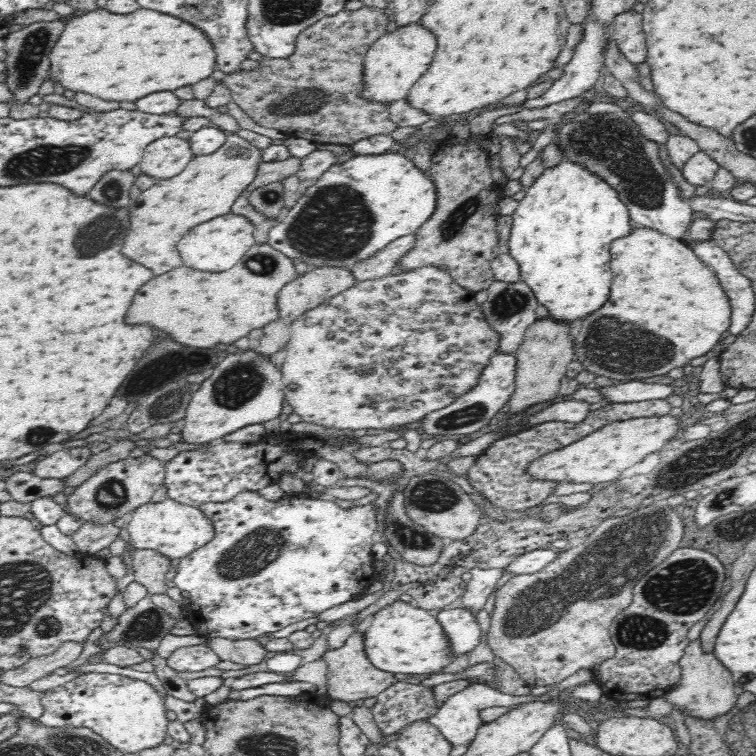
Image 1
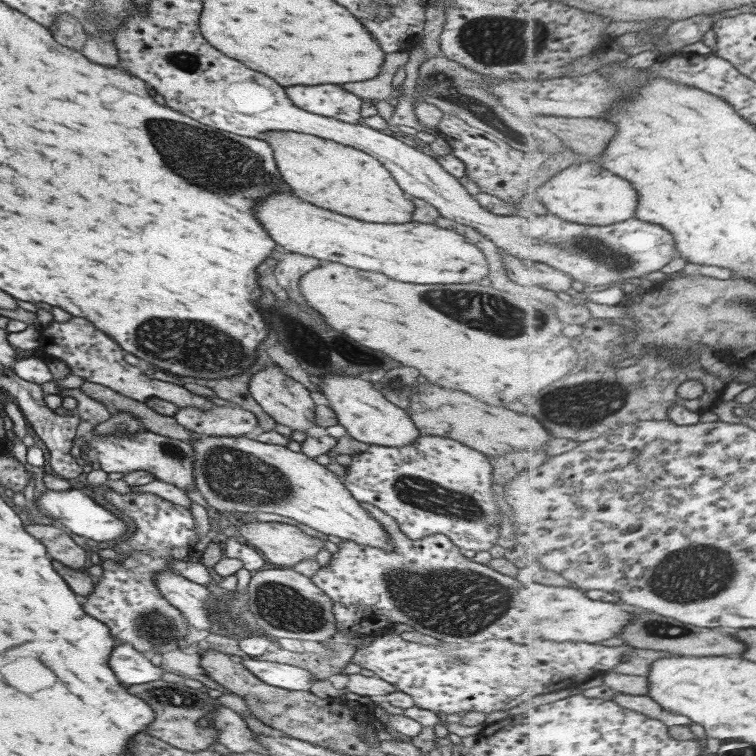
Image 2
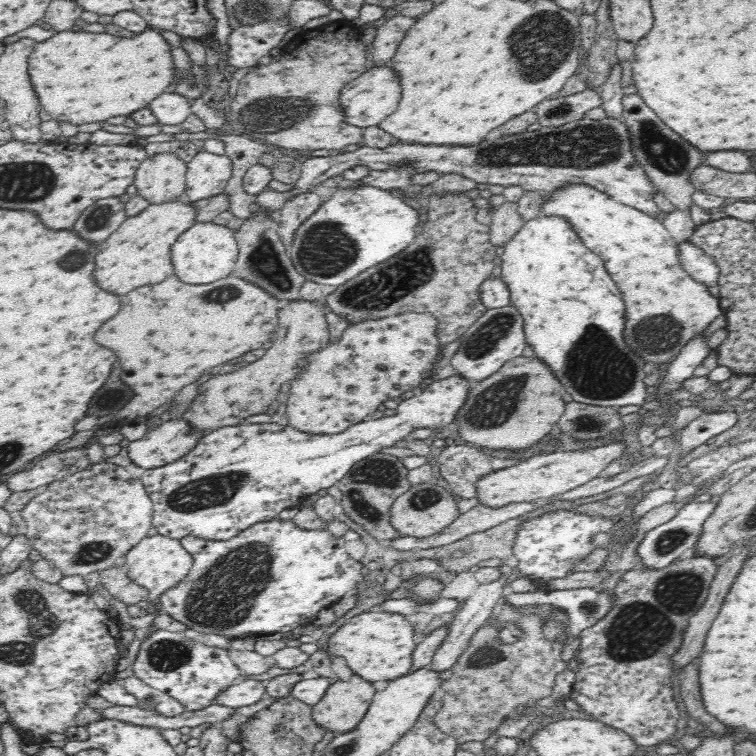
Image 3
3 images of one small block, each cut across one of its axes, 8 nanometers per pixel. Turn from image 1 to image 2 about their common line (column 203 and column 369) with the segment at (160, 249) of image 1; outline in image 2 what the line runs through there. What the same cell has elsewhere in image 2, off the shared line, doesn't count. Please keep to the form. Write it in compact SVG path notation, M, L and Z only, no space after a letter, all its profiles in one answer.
M273 130L265 131L260 137L273 149L273 160L281 180L289 185L292 194L295 194L299 199L305 200L317 208L331 210L331 212L337 212L337 214L347 216L347 218L355 218L361 222L405 224L405 222L411 221L411 212L413 212L411 199L399 188L388 170L365 152L337 144L333 140L325 140L319 136L311 136L301 132Z

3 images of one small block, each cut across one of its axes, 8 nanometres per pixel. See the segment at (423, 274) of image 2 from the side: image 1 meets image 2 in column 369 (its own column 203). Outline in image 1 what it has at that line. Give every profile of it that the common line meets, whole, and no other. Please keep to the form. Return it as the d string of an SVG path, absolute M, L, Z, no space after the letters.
M230 212L191 228L178 242L177 249L183 265L188 268L204 272L224 272L239 263L247 250L256 244L253 232L254 227L248 219Z

